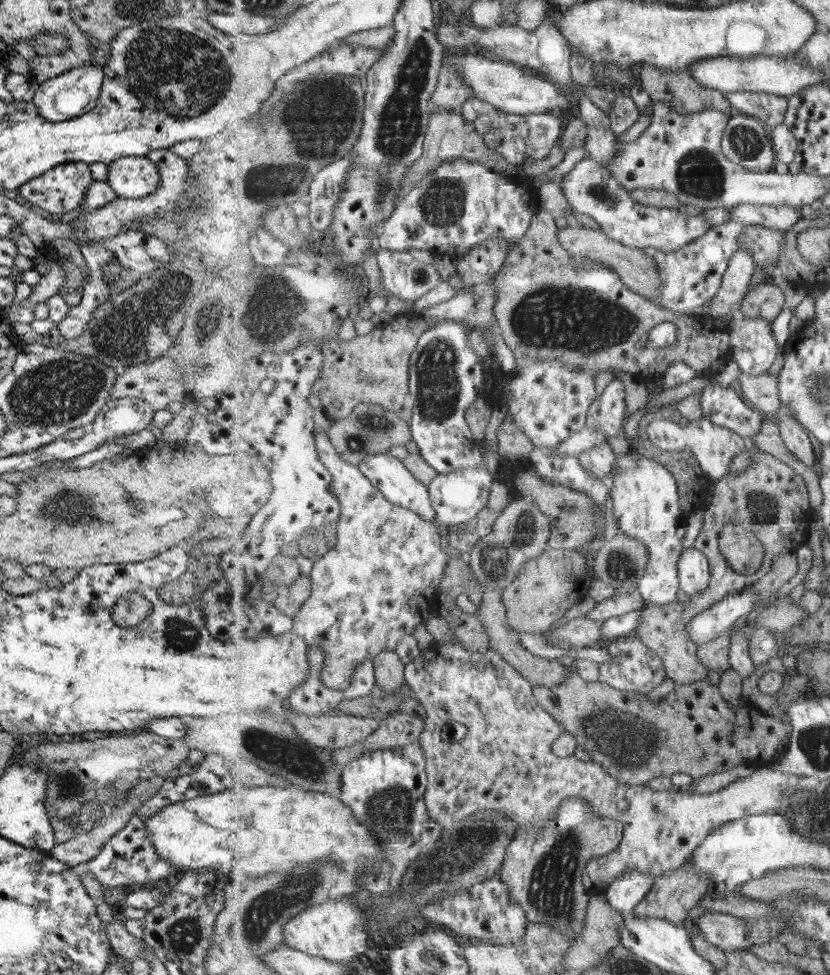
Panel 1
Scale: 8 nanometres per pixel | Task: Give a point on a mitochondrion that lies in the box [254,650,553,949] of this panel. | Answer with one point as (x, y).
(476, 839)

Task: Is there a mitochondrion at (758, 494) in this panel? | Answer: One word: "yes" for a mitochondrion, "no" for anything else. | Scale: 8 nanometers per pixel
yes

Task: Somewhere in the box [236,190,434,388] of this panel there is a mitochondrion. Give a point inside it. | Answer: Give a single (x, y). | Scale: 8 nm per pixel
(290, 309)

